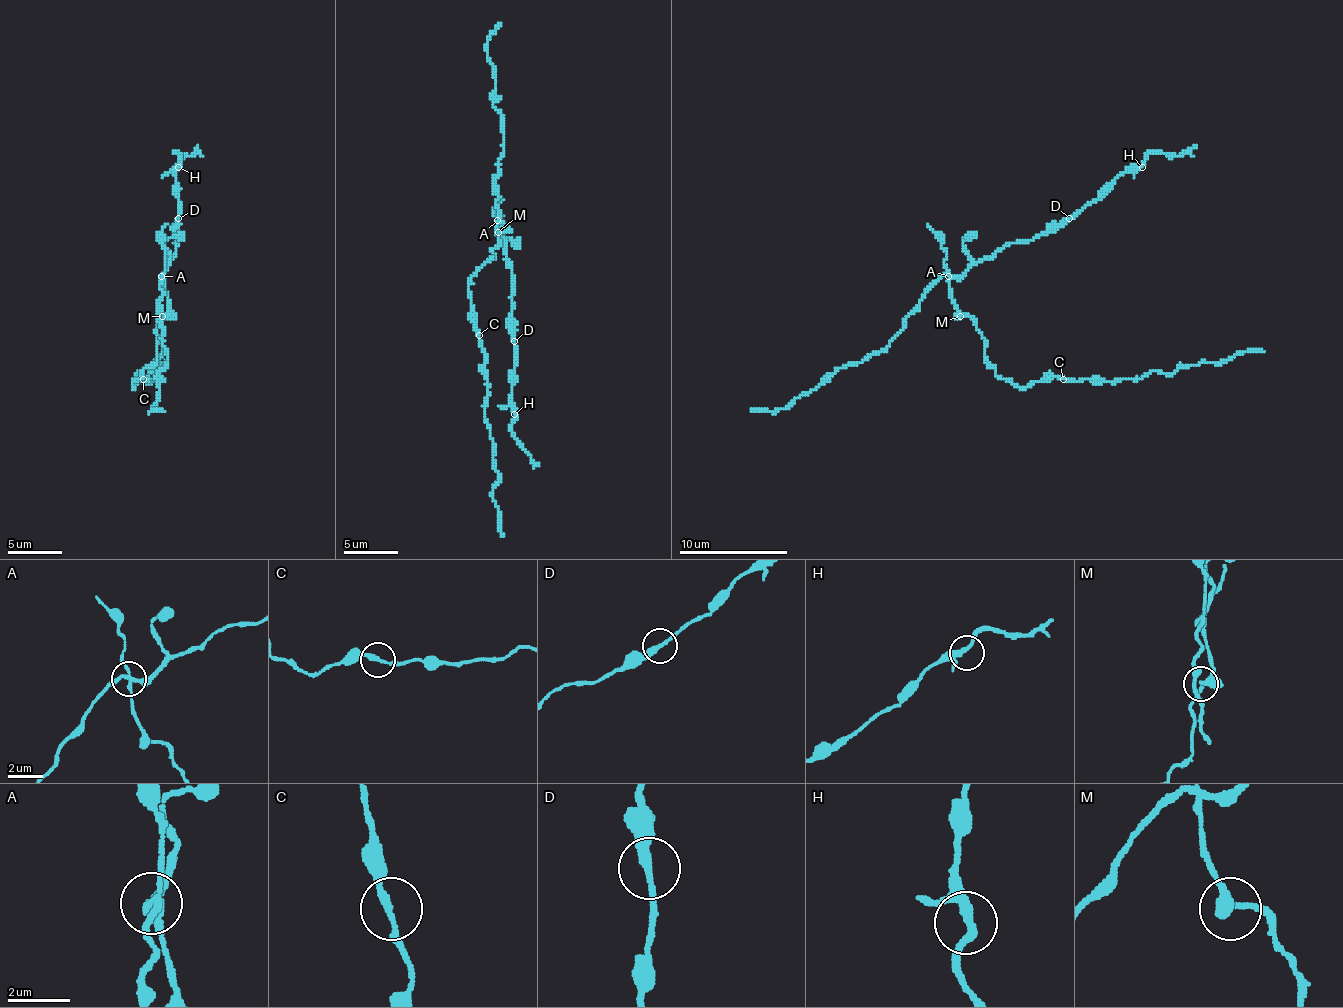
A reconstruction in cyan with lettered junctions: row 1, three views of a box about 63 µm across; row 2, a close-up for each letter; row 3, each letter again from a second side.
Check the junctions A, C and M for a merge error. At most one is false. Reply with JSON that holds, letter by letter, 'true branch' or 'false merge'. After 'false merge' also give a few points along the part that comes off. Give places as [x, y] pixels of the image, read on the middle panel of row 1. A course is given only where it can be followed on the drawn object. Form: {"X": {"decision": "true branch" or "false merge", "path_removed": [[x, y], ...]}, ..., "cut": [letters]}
{"A": {"decision": "false merge", "path_removed": [[498, 221], [495, 232], [512, 281], [512, 436], [533, 468]]}, "C": {"decision": "true branch"}, "M": {"decision": "true branch"}, "cut": ["A"]}

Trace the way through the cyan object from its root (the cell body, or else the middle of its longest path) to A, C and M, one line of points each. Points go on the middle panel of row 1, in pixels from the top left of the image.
A: (493, 248), (504, 229), (504, 224), (498, 221)
C: (493, 248), (493, 256), (476, 270), (468, 286), (474, 324), (479, 335)
M: (493, 248), (498, 243), (498, 232)

